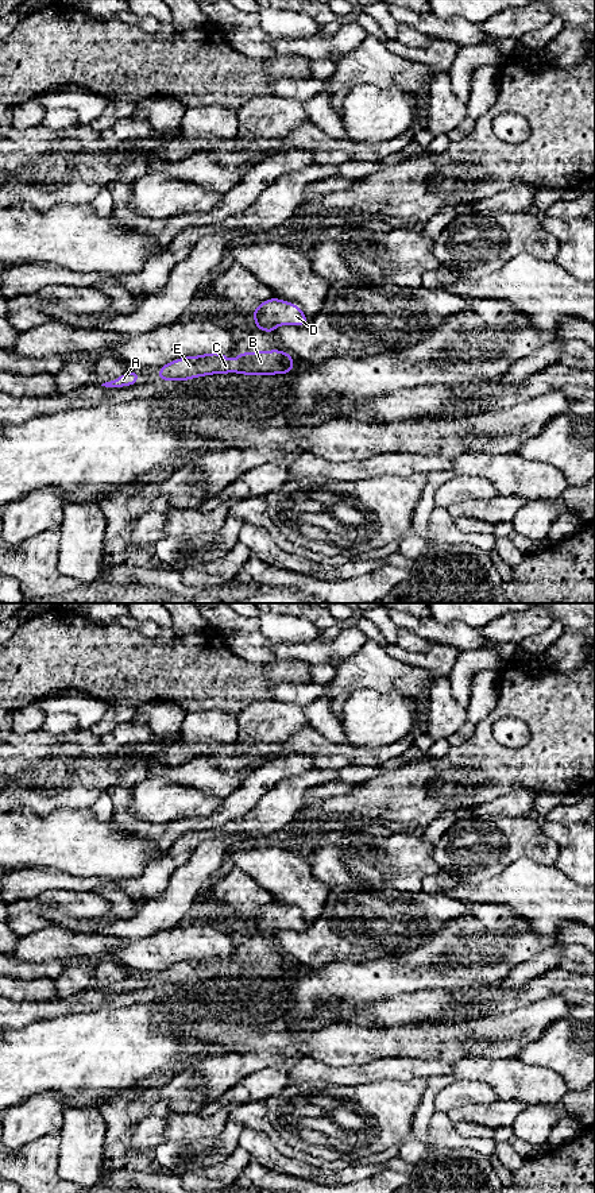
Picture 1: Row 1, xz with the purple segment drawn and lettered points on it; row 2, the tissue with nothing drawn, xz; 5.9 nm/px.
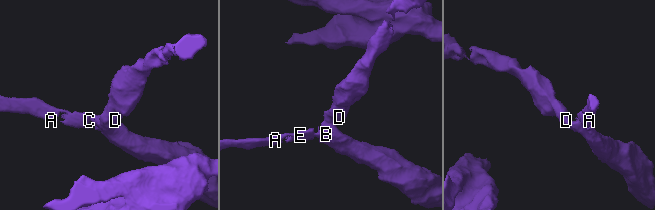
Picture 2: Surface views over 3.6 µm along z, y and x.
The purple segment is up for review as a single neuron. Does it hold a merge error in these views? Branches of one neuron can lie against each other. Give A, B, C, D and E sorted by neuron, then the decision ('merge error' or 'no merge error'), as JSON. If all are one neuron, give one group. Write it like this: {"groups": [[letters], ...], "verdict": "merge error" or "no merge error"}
{"groups": [["A", "B", "C", "D", "E"]], "verdict": "no merge error"}

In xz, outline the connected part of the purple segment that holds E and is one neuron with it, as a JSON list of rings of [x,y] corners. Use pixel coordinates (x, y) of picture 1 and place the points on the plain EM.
[[[279,954],[239,957],[236,965],[227,965],[227,958],[212,957],[200,961],[185,961],[158,974],[159,985],[188,985],[212,978],[239,977],[246,980],[289,978],[294,974],[294,964]]]

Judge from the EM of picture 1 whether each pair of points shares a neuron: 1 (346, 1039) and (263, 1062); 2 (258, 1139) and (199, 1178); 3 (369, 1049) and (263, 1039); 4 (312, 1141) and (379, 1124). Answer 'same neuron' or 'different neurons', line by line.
1: different neurons
2: different neurons
3: same neuron
4: same neuron

